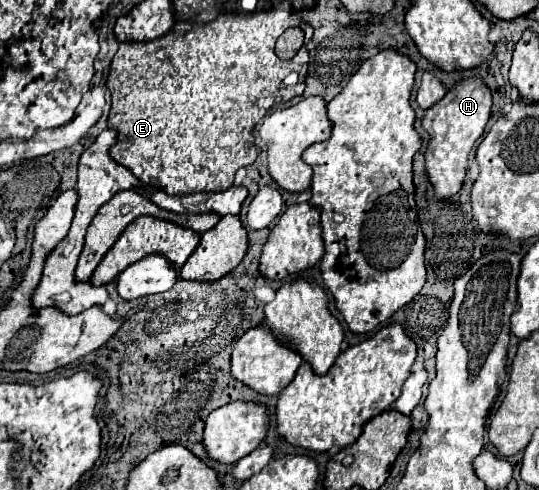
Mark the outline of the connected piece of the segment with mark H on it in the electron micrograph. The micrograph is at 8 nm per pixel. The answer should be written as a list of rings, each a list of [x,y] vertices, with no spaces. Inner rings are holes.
[[[470,77],[450,89],[434,107],[424,113],[422,127],[430,135],[428,151],[426,151],[426,175],[434,187],[434,195],[440,201],[448,201],[454,197],[464,183],[468,169],[468,155],[474,143],[482,137],[486,123],[490,119],[492,95],[484,85],[482,77]]]

